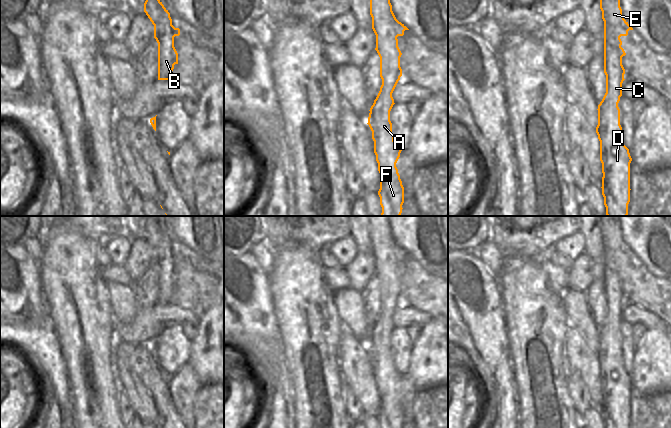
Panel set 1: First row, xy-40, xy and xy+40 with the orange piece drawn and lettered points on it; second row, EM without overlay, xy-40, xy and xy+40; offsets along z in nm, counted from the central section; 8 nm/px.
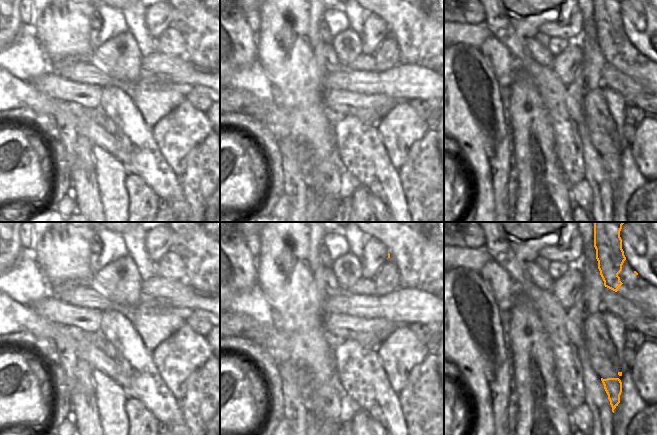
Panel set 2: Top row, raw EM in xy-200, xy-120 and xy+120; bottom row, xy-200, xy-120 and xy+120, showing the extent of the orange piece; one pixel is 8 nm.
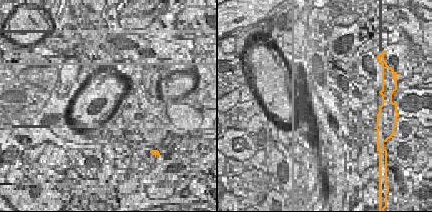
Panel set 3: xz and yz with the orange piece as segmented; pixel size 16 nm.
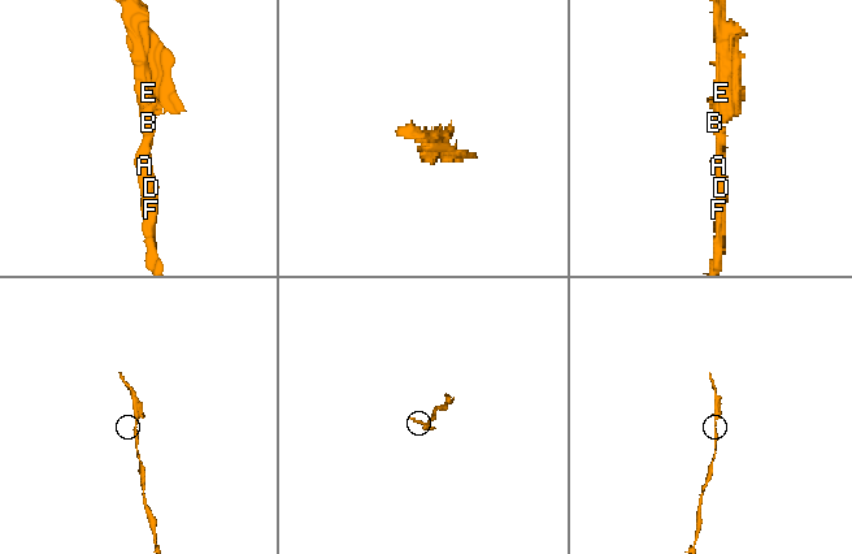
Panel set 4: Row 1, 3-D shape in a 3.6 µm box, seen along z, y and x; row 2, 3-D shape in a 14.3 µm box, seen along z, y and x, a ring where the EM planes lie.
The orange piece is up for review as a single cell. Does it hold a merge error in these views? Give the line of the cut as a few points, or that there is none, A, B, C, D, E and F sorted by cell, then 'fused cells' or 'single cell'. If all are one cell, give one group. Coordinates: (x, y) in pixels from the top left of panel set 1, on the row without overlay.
cut none; groups A B C D E F; single cell

